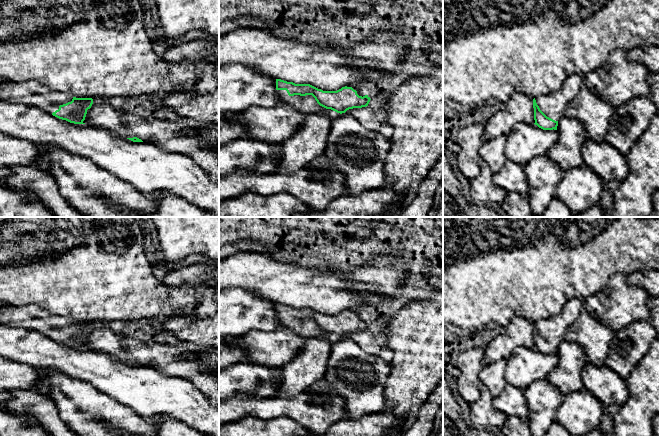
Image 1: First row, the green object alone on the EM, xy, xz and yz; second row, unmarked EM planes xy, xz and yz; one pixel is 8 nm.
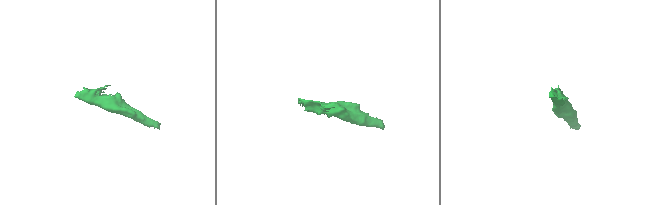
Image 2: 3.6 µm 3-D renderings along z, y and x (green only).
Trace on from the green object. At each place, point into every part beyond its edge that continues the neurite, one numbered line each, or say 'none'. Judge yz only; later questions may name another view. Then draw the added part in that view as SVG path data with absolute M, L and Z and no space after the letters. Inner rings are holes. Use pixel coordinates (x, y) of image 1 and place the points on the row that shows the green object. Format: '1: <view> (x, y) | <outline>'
1: yz (553, 105) | M572 74L565 79L558 90L537 96L536 103L547 117L559 121L565 114L566 105L578 95L582 85L583 76Z

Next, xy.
1: xy (33, 93) | M0 79L0 100L23 103L52 114L60 105L71 102L73 95L54 91L39 82L10 82Z

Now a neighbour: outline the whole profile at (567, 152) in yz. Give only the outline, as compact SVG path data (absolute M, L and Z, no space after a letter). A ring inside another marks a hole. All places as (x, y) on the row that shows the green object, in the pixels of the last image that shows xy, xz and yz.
M563 116L558 121L557 131L558 141L550 149L548 157L564 171L584 164L582 146L587 140L586 129L577 120Z

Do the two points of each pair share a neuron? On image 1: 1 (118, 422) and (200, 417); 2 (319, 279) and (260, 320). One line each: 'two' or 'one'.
1: two
2: two

